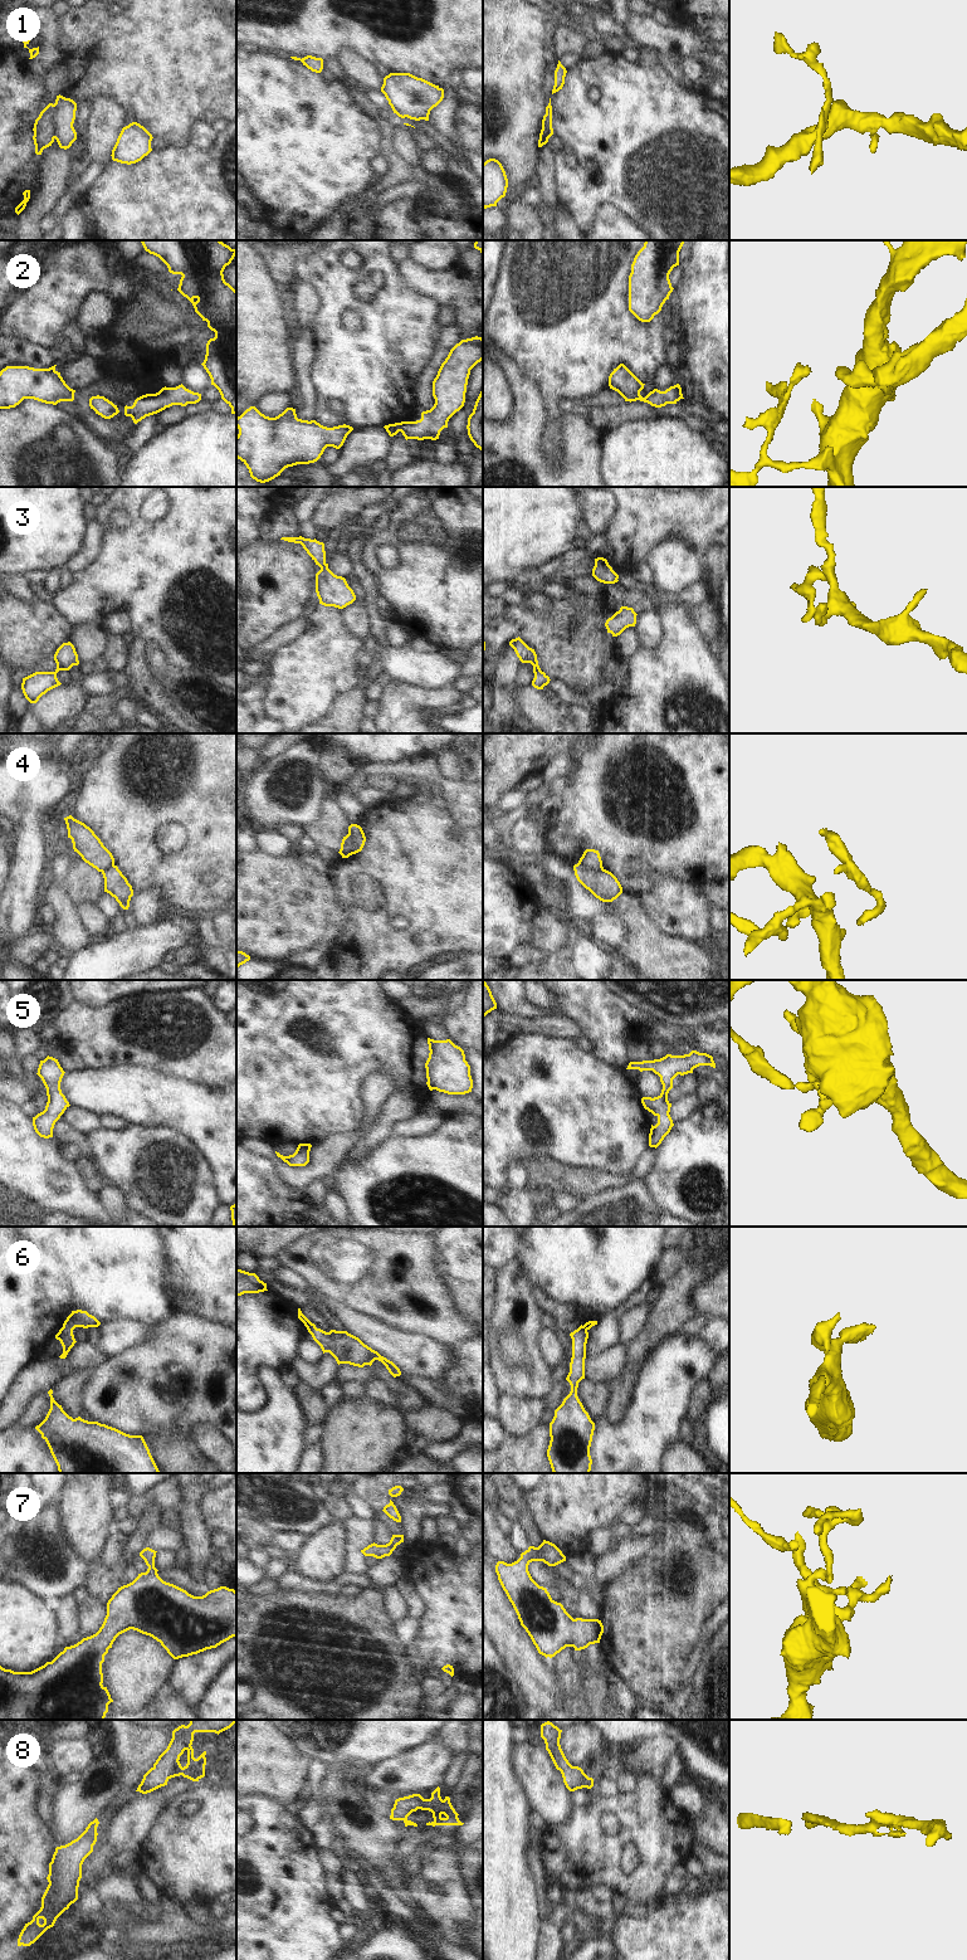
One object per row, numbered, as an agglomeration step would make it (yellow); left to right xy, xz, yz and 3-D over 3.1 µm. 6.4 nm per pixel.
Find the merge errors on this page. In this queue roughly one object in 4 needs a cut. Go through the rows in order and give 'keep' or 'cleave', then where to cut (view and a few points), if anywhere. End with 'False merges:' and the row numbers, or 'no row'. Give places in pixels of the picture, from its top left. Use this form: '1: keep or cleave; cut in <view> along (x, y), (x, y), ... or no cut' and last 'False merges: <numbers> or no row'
1: cleave; cut in xy along (53, 105), (55, 137)
2: keep; no cut
3: keep; no cut
4: cleave; cut in xz along (347, 834), (353, 843), (353, 852), (342, 857)
5: keep; no cut
6: keep; no cut
7: keep; no cut
8: keep; no cut
False merges: 1, 4

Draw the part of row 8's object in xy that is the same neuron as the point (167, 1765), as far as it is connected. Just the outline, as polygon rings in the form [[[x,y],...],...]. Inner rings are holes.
[[[190,1720],[187,1726],[181,1725],[172,1731],[167,1749],[158,1756],[153,1766],[143,1775],[136,1791],[151,1793],[167,1785],[171,1778],[182,1775],[192,1781],[205,1776],[206,1751],[197,1759],[194,1757],[194,1734],[220,1734],[230,1729],[236,1720]]]

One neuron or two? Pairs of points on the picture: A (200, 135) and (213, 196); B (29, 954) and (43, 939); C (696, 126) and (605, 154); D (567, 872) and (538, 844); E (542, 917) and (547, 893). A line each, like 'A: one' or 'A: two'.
A: two
B: one
C: one
D: two
E: two

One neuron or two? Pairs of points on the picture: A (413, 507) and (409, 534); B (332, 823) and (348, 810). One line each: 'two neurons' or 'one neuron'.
A: two neurons
B: two neurons

